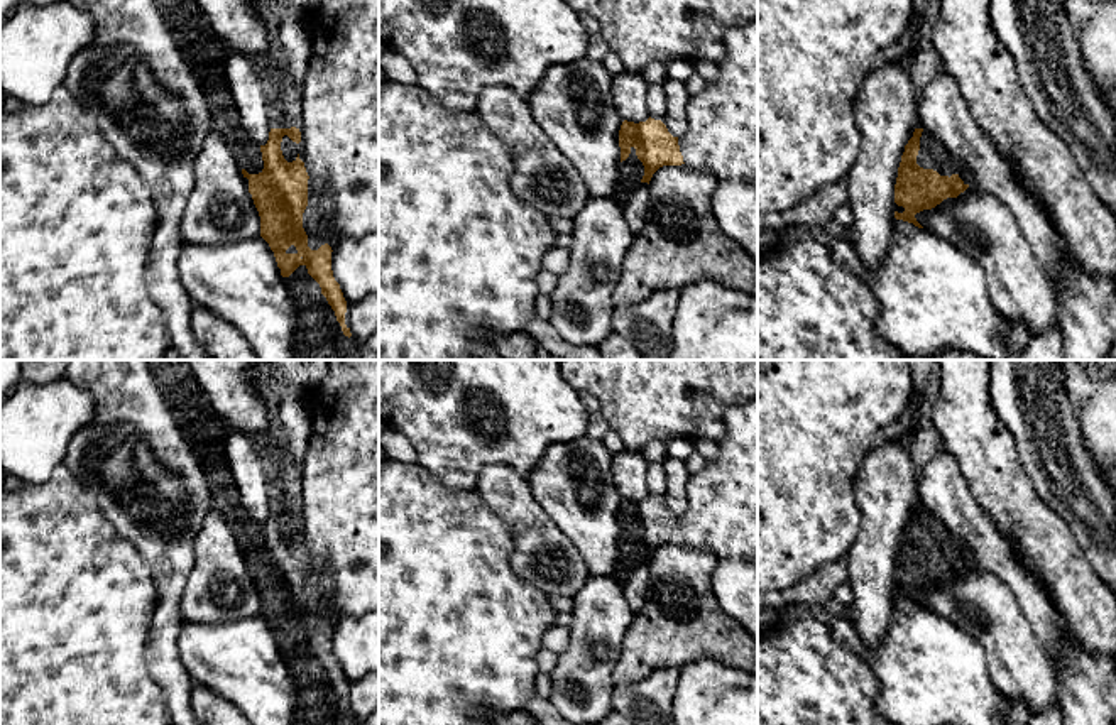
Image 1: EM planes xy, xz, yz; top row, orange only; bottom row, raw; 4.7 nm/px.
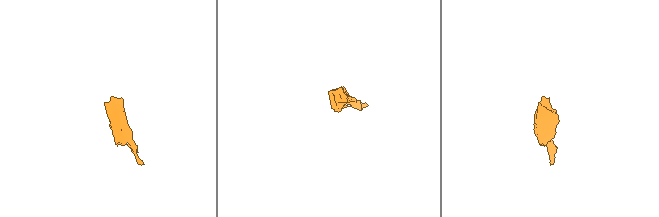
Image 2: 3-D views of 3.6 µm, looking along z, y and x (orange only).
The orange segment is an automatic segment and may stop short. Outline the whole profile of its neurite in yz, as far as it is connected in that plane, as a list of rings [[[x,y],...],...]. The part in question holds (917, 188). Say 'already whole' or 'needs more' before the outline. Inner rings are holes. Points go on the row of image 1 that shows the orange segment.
needs more; [[[916,123],[905,145],[894,184],[894,203],[905,211],[894,211],[894,218],[923,228],[916,213],[957,198],[972,183],[972,174]]]

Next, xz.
needs more; [[[624,120],[619,130],[619,179],[614,199],[622,204],[634,186],[651,181],[653,174],[663,166],[681,166],[678,137],[673,137],[661,120],[646,122]]]

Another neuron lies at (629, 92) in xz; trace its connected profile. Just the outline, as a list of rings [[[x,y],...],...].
[[[624,71],[612,76],[612,100],[622,120],[639,123],[649,118],[648,91],[649,84],[641,74]]]

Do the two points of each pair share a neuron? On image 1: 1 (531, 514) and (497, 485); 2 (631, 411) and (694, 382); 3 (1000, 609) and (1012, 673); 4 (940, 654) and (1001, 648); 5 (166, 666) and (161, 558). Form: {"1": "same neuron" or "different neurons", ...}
{"1": "same neuron", "2": "same neuron", "3": "same neuron", "4": "different neurons", "5": "same neuron"}

